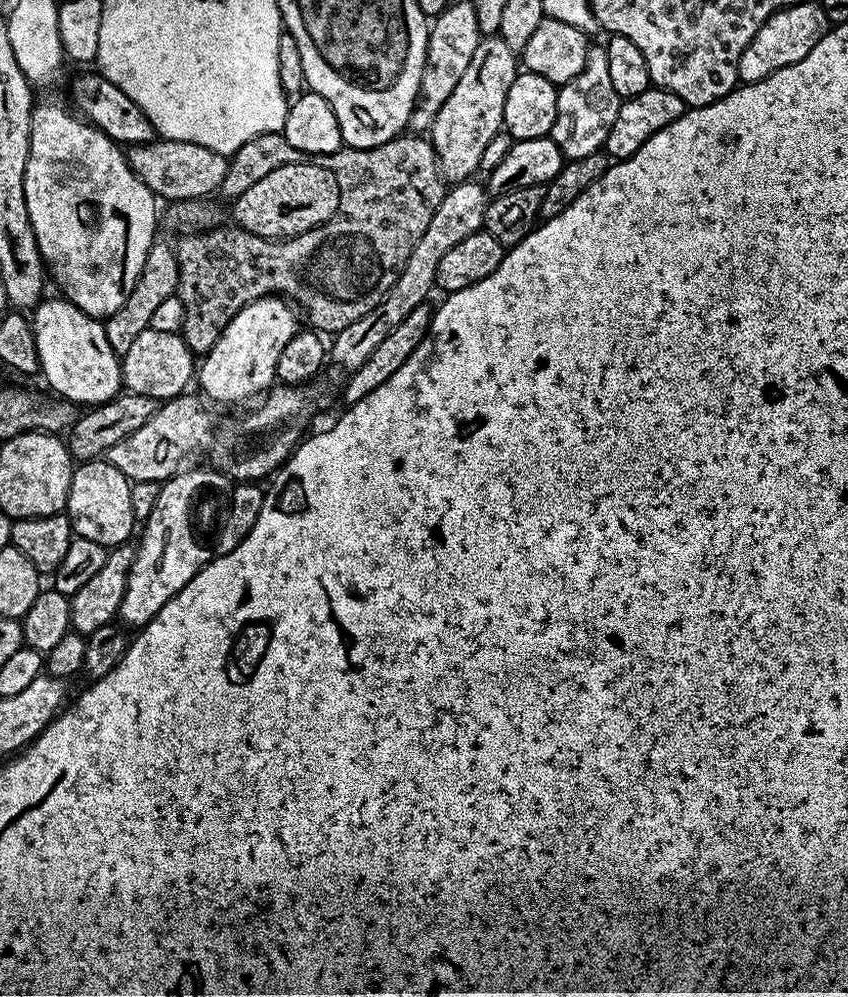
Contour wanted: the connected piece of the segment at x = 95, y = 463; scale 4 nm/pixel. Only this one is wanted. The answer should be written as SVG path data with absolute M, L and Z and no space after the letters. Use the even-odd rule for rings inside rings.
M107 459L86 460L77 463L72 469L70 494L66 515L72 523L76 536L86 538L90 542L98 542L111 550L117 544L125 543L137 523L134 510L130 510L130 490L132 484Z

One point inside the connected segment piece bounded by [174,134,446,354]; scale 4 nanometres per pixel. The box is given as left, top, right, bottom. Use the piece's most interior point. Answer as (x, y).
(339, 271)

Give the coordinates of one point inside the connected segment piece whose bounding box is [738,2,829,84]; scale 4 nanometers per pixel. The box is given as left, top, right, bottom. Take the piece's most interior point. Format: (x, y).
(790, 34)

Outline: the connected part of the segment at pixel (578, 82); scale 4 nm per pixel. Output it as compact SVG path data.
M589 47L586 66L578 78L559 85L558 114L554 118L551 130L553 142L562 150L565 161L586 158L586 154L601 151L606 142L606 134L610 134L610 126L614 126L614 118L618 118L618 110L622 98L610 83L610 69L606 63L607 47Z

